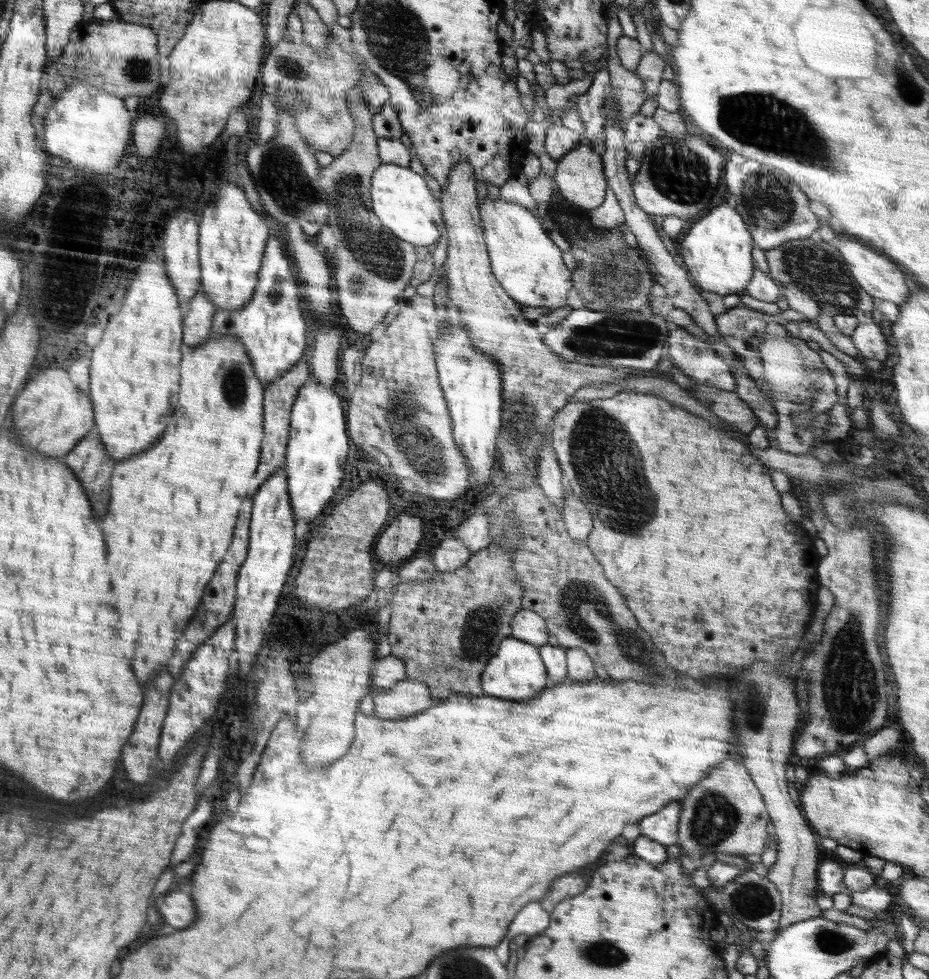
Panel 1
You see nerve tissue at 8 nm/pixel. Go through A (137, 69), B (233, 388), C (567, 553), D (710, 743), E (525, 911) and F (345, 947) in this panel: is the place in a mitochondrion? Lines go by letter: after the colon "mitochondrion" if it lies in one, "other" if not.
A: mitochondrion
B: mitochondrion
C: other
D: other
E: other
F: other

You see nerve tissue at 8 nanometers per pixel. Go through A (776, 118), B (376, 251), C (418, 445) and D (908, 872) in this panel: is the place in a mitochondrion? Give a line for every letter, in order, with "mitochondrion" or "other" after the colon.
A: mitochondrion
B: mitochondrion
C: mitochondrion
D: other

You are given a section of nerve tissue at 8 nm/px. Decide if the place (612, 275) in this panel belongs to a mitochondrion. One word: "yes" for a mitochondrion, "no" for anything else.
yes

